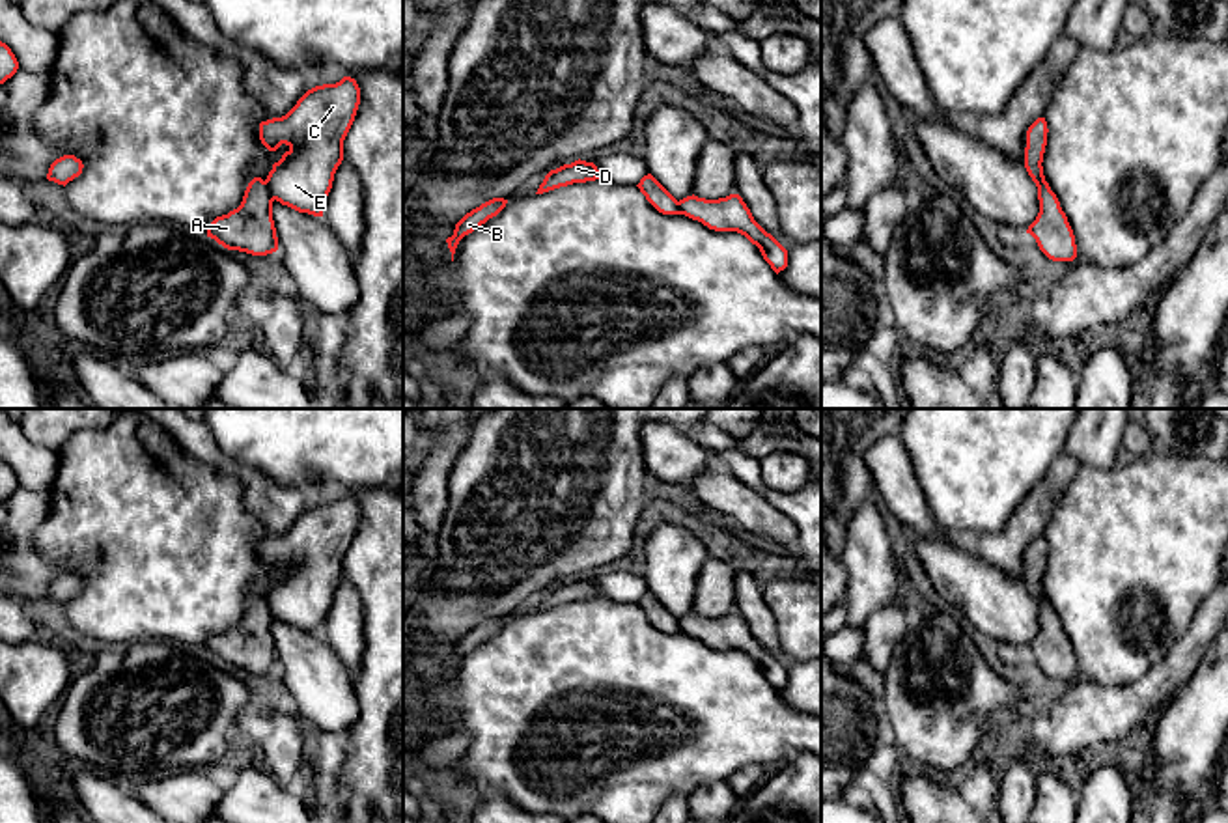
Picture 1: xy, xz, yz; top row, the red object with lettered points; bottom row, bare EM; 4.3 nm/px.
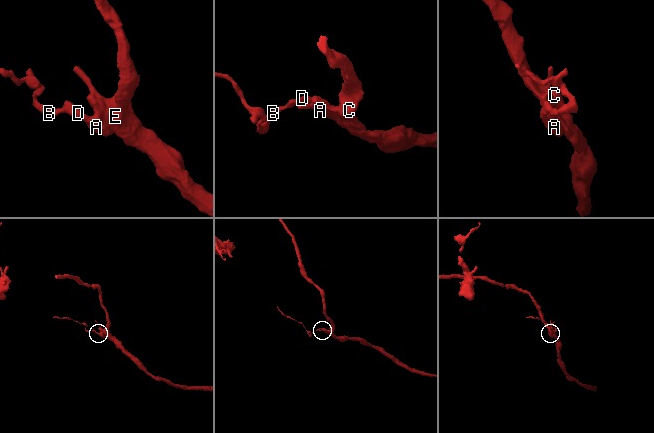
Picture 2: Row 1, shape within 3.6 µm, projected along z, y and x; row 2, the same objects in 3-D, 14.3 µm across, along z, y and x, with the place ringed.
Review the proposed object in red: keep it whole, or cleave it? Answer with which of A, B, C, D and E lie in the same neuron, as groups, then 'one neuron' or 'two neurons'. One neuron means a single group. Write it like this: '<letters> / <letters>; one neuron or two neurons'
A B D / C E; two neurons

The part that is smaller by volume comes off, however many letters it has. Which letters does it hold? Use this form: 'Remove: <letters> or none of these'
Remove: A, B, D

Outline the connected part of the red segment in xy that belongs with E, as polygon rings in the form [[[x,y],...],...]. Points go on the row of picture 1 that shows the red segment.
[[[343,77],[336,84],[308,90],[282,118],[259,123],[259,140],[269,151],[282,144],[289,149],[272,164],[265,185],[272,198],[299,213],[323,216],[334,174],[343,160],[343,140],[355,121],[360,105],[360,88],[355,78]]]

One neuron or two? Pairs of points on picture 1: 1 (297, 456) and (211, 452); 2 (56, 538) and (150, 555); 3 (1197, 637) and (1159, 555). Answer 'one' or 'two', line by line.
1: two
2: one
3: two

